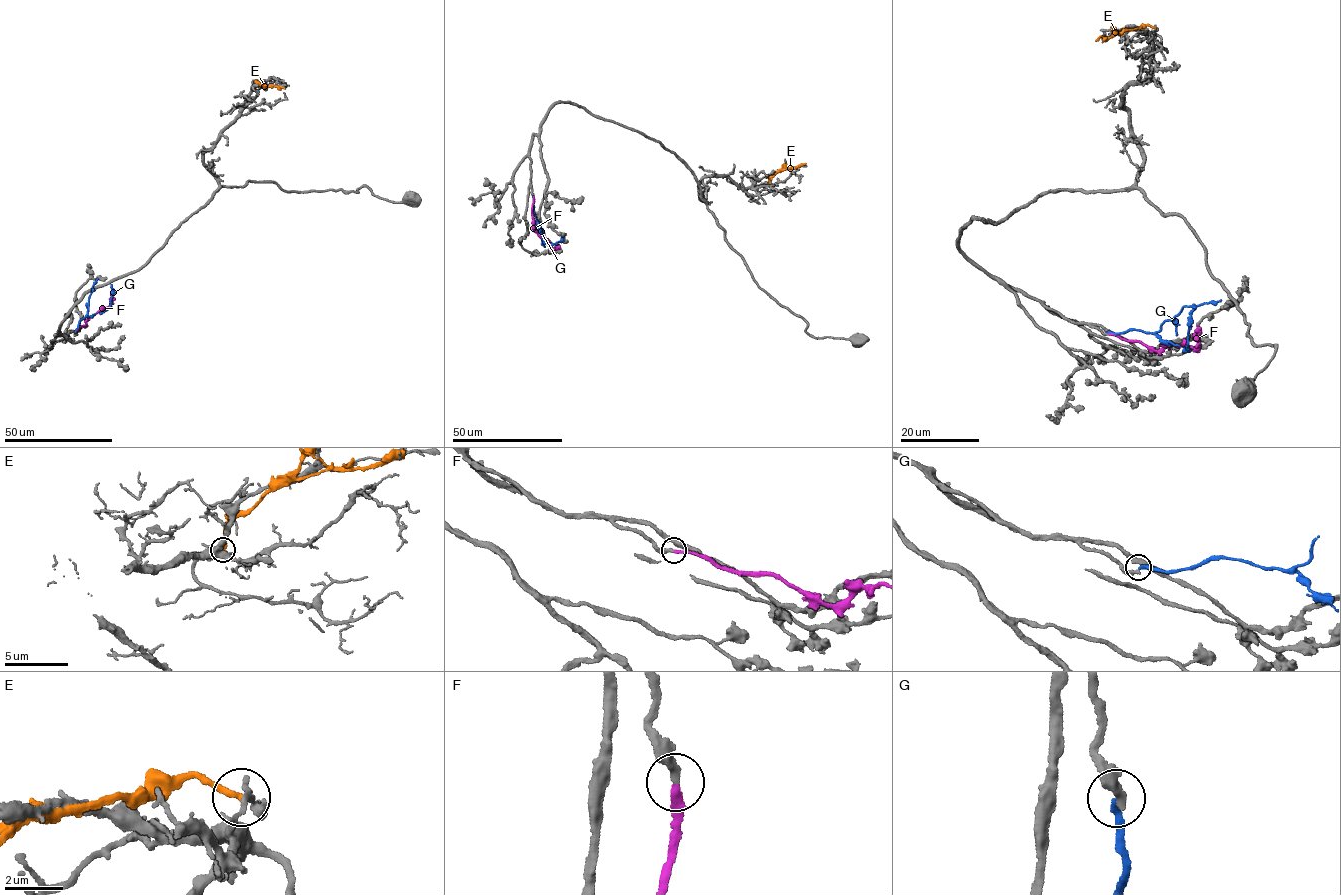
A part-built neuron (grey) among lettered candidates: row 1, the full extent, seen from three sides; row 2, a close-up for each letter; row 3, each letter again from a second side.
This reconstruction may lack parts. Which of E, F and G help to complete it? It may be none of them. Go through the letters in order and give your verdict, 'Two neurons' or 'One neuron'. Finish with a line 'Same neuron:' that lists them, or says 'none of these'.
E: Two neurons
F: One neuron
G: Two neurons
Same neuron: F

